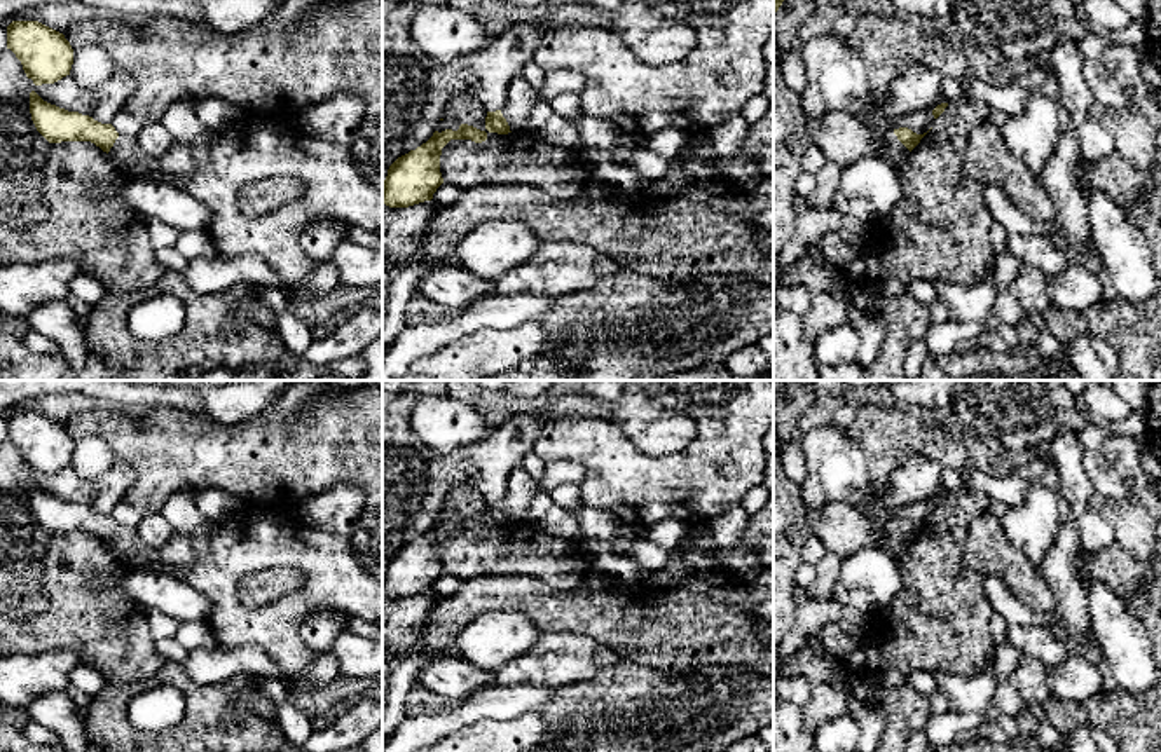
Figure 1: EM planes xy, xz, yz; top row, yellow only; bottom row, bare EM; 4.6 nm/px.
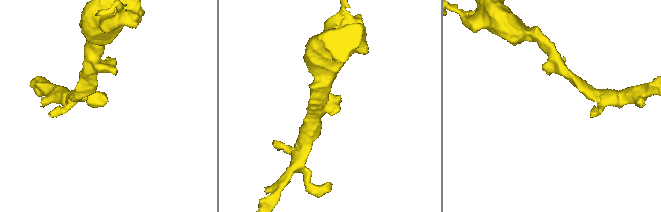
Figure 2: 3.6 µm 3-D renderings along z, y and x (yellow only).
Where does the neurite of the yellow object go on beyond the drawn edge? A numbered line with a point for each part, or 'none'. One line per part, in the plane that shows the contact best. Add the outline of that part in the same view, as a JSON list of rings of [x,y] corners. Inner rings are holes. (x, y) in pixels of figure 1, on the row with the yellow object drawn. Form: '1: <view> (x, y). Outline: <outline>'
1: xz (521, 98). Outline: [[[552,70],[545,73],[543,87],[534,91],[524,77],[515,77],[506,91],[506,101],[501,108],[510,131],[527,126],[532,106],[538,98],[552,101],[562,92],[580,94],[585,87],[585,75],[574,70]]]

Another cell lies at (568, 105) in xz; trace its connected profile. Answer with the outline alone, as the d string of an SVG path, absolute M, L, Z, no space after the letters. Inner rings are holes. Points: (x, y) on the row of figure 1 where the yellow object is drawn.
M562 92L550 101L552 108L567 120L576 120L581 113L580 94Z

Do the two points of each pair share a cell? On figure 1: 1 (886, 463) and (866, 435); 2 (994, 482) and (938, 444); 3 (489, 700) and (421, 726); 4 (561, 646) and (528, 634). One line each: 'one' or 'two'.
1: one
2: two
3: one
4: two

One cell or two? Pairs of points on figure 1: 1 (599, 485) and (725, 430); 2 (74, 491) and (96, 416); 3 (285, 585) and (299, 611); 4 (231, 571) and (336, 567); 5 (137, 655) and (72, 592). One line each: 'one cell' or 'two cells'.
1: one cell
2: two cells
3: two cells
4: one cell
5: one cell

